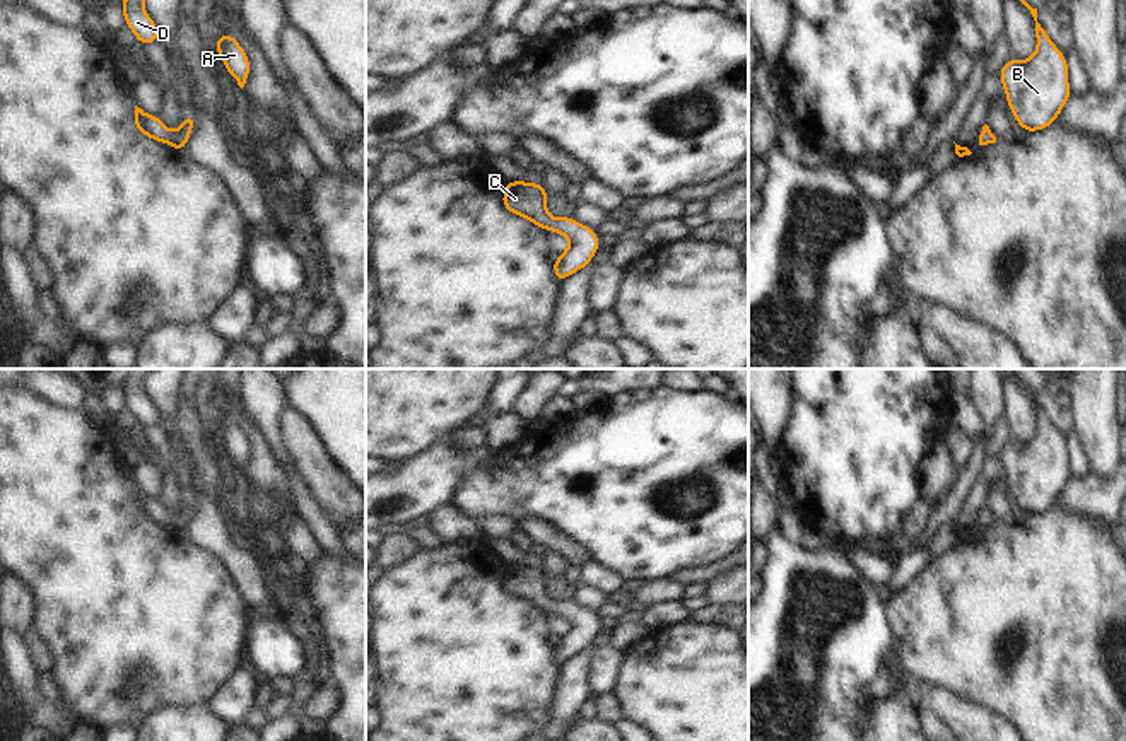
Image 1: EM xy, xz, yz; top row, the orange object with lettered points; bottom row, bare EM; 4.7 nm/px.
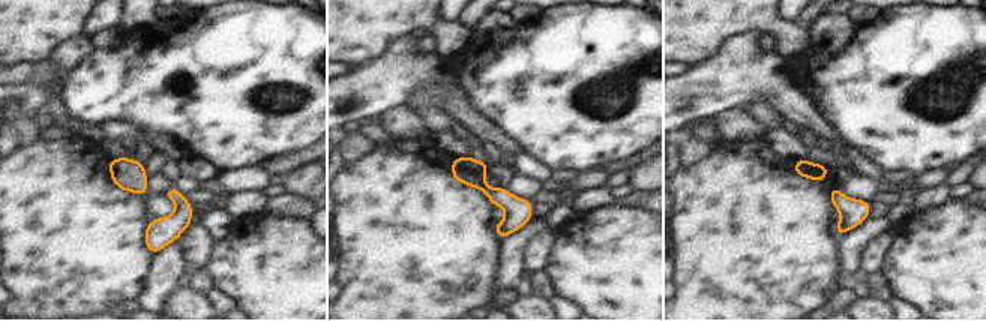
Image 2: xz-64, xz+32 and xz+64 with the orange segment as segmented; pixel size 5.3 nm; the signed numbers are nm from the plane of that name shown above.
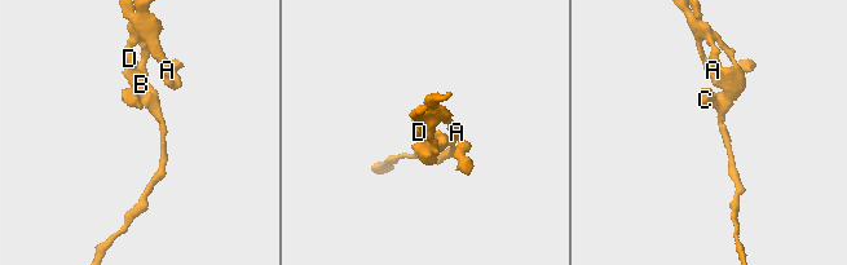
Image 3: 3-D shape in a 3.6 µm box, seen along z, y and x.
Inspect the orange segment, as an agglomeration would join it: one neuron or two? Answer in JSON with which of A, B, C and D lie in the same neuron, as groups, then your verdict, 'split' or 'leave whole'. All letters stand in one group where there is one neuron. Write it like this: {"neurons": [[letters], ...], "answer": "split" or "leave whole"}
{"neurons": [["A", "B", "C", "D"]], "answer": "leave whole"}

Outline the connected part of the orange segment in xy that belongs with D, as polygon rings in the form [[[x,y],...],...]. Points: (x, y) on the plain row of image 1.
[[[130,369],[126,379],[121,382],[125,408],[128,408],[138,427],[157,425],[159,411],[144,391],[144,379],[154,369]]]

